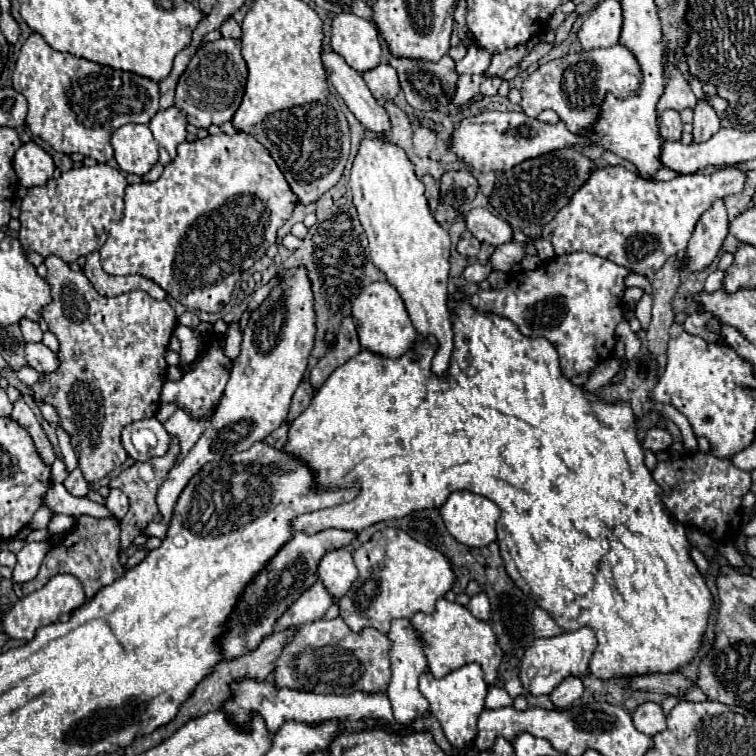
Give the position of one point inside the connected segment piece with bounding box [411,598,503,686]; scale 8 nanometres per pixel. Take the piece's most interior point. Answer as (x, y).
(453, 637)

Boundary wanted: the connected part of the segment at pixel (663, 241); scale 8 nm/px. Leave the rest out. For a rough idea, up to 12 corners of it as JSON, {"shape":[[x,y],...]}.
{"shape":[[603,166],[543,228],[651,278],[747,172]]}

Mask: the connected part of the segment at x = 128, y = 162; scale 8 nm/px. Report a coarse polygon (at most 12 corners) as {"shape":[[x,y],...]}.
{"shape":[[125,124],[111,138],[127,174],[145,176],[159,160],[145,124]]}

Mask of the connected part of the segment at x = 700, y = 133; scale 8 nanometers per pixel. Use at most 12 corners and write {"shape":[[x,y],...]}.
{"shape":[[709,100],[693,108],[693,142],[709,140],[721,122]]}

